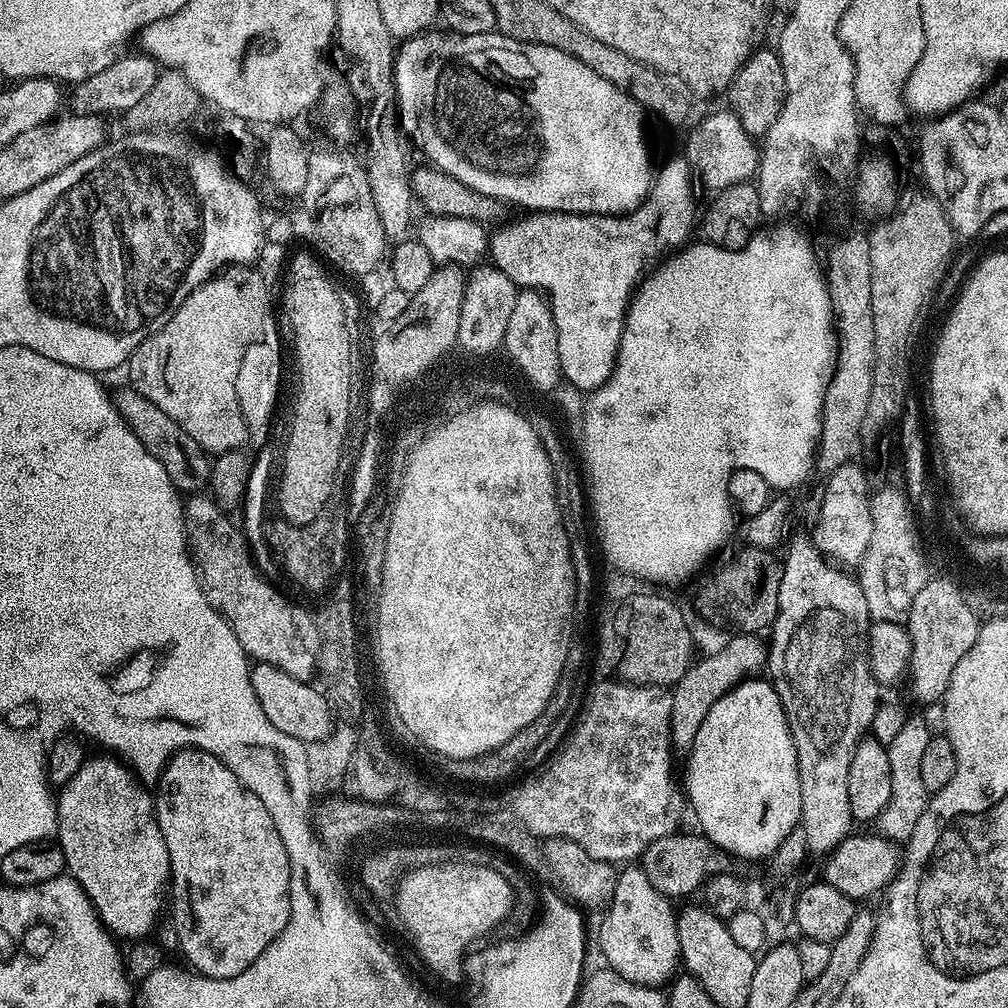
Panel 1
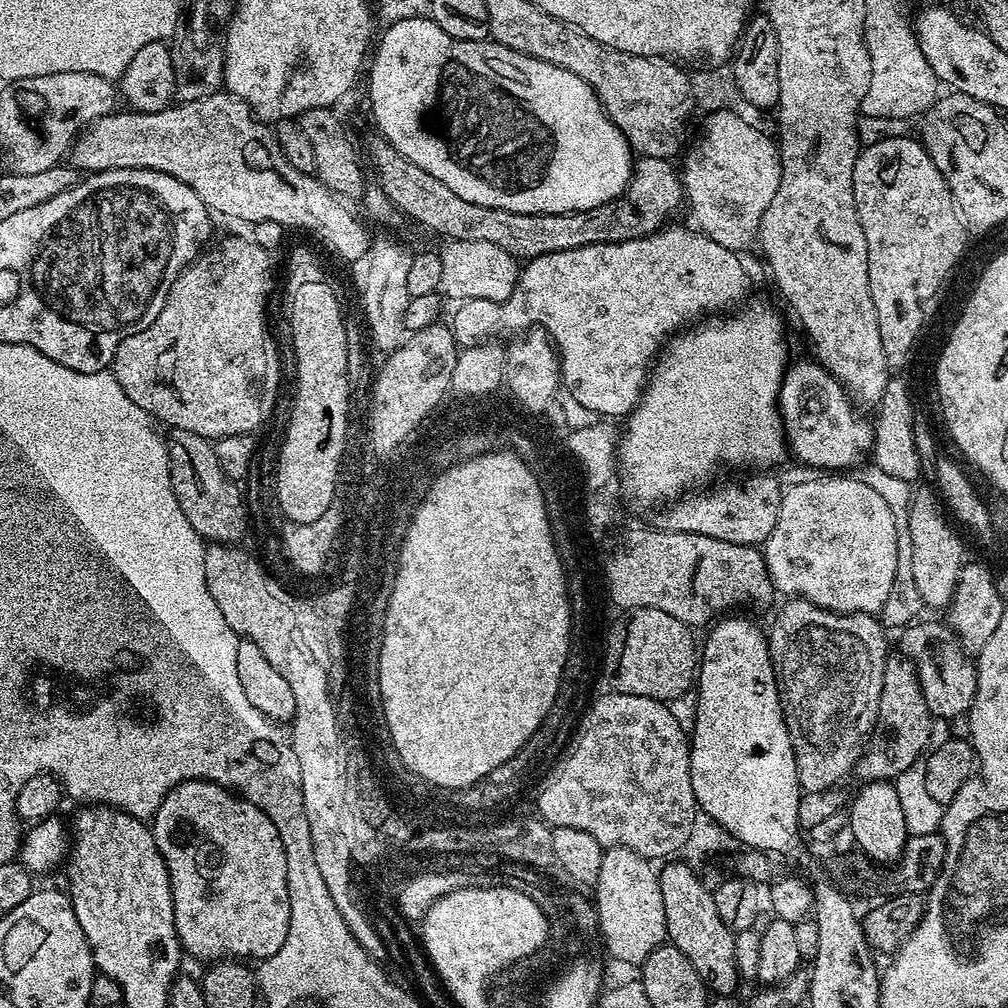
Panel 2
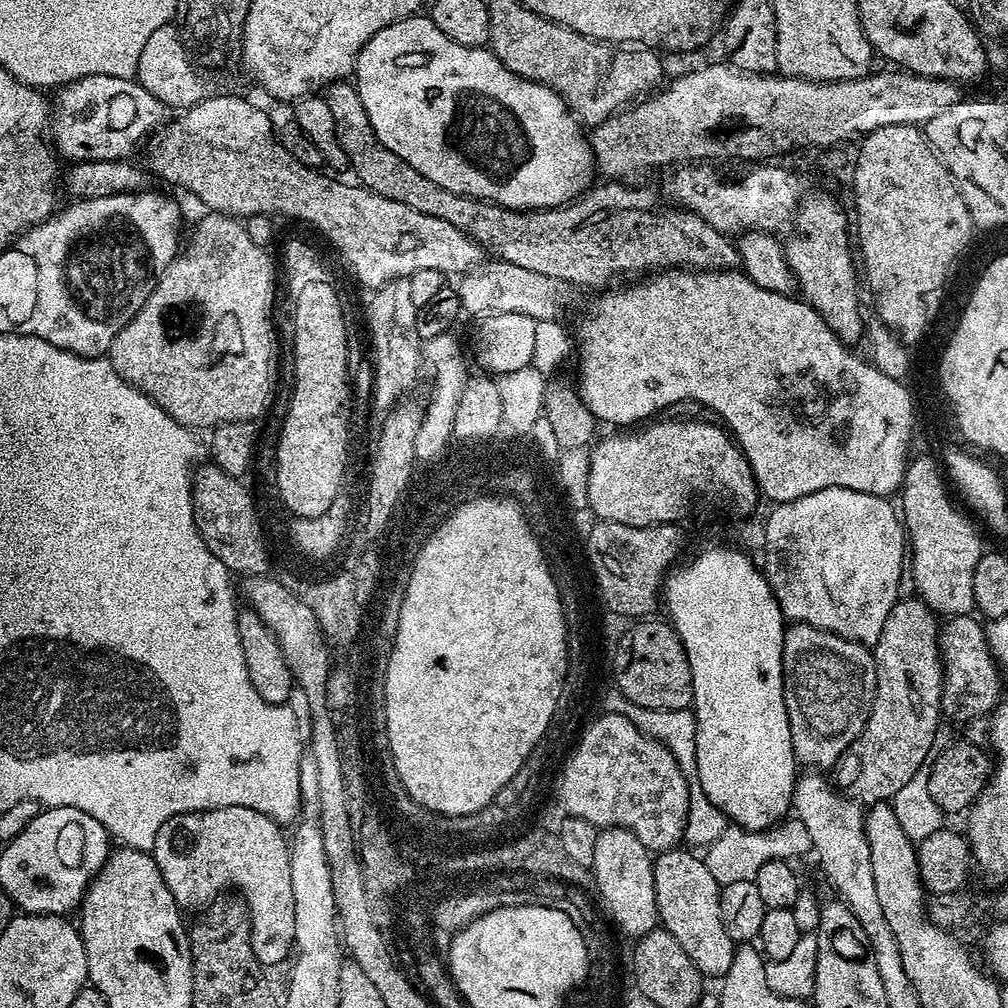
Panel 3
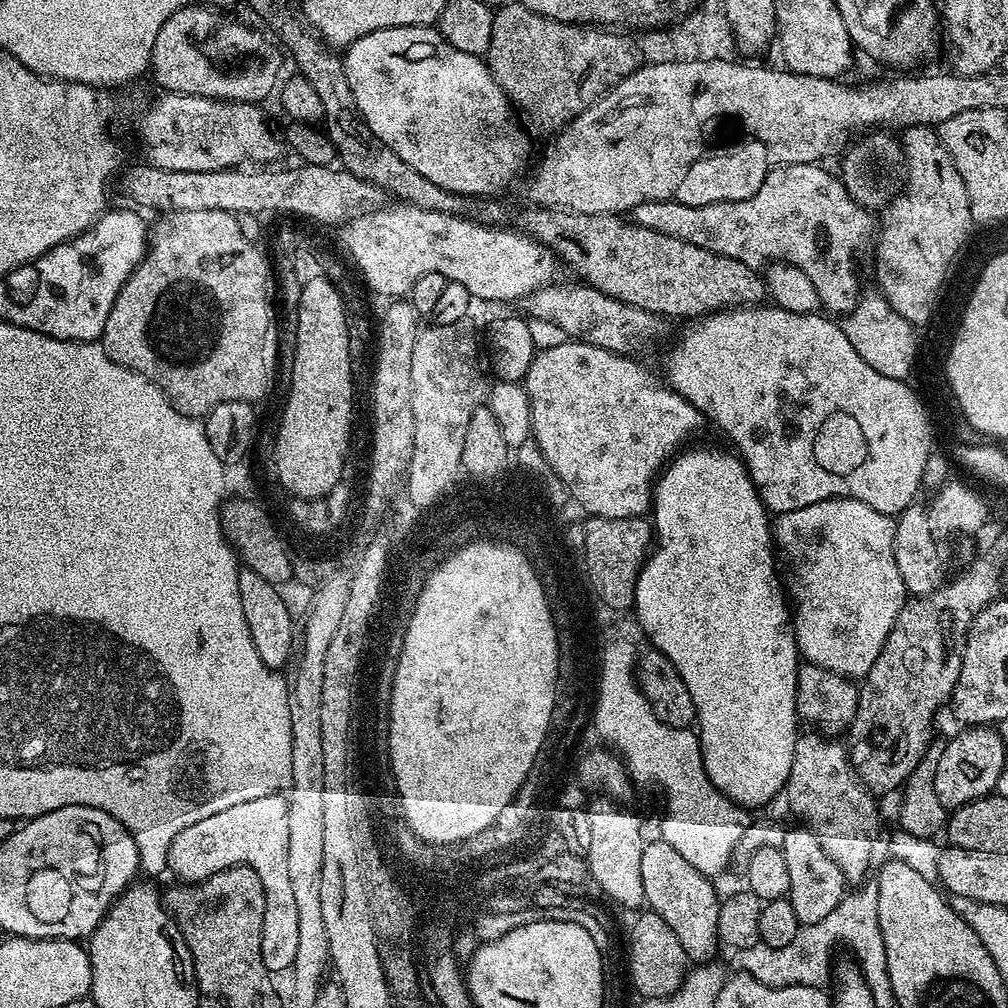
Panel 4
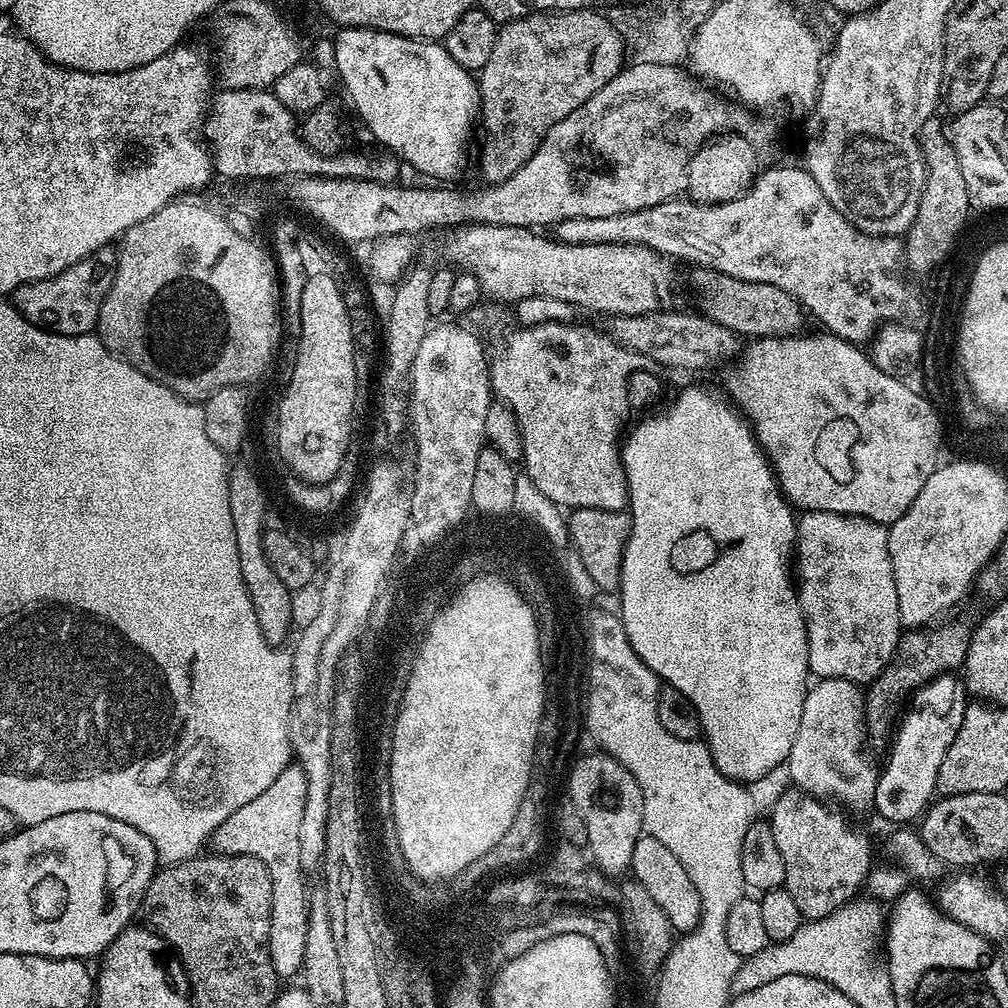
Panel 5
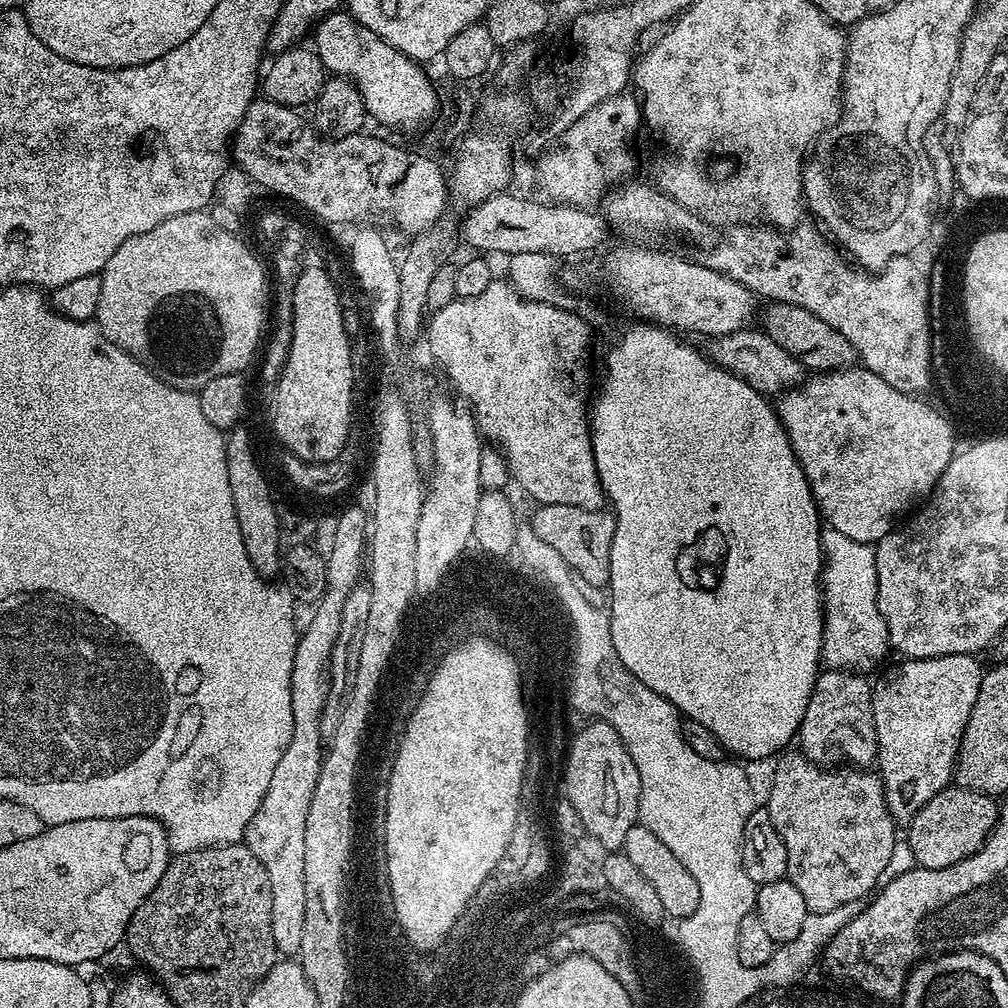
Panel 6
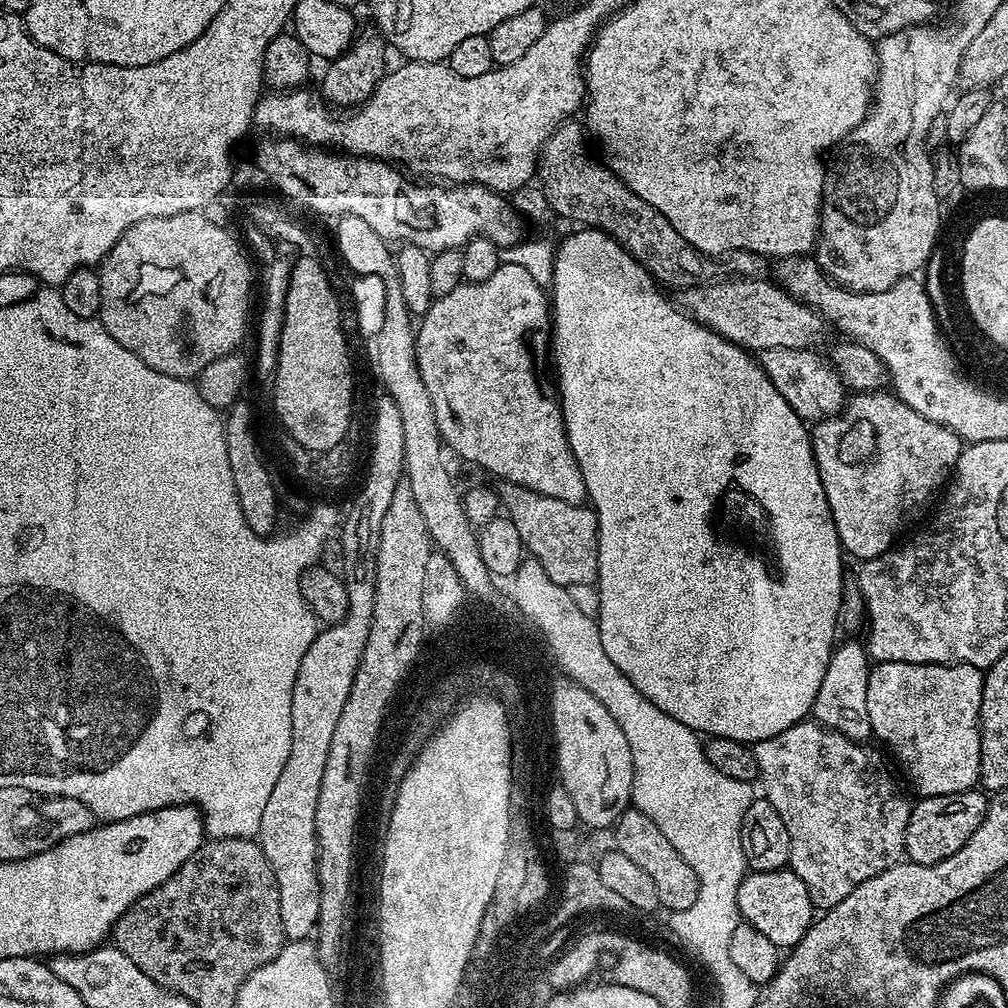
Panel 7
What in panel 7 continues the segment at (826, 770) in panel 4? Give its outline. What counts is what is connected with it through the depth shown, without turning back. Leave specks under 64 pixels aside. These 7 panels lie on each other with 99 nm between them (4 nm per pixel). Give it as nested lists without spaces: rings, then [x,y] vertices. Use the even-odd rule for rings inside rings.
[[[856,640],[837,643],[826,666],[822,686],[818,686],[818,698],[814,698],[811,715],[816,723],[834,730],[851,740],[867,741],[872,736],[870,714],[866,711],[866,682],[870,671],[870,657],[865,645]]]

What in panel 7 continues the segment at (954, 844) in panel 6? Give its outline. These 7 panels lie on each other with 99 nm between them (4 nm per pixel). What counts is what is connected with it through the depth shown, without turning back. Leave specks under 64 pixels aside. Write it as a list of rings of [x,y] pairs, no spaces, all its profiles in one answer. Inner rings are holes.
[[[973,790],[925,796],[917,801],[912,804],[910,822],[906,822],[904,854],[913,864],[937,864],[950,858],[950,854],[958,854],[958,850],[970,842],[970,834],[974,834],[974,830],[982,826],[982,818],[986,818],[989,797],[983,791]]]

